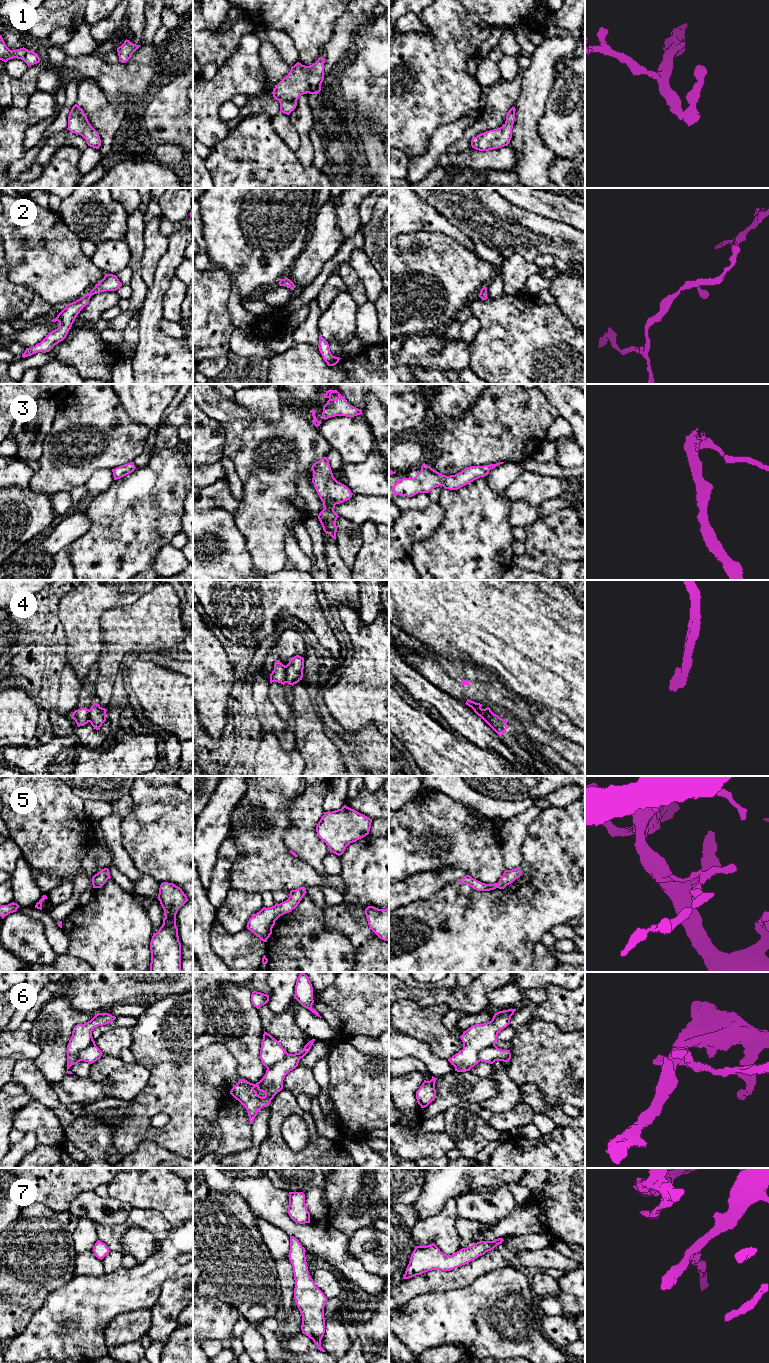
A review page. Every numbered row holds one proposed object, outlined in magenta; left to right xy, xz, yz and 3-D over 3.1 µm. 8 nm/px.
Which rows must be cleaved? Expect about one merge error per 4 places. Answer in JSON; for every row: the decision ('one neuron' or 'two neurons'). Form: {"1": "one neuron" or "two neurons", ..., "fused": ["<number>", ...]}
{"1": "one neuron", "2": "one neuron", "3": "one neuron", "4": "two neurons", "5": "one neuron", "6": "two neurons", "7": "one neuron", "fused": ["4", "6"]}

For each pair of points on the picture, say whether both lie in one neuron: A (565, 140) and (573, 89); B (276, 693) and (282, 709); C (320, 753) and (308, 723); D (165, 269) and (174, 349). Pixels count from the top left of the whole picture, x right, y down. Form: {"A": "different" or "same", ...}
{"A": "same", "B": "same", "C": "same", "D": "same"}

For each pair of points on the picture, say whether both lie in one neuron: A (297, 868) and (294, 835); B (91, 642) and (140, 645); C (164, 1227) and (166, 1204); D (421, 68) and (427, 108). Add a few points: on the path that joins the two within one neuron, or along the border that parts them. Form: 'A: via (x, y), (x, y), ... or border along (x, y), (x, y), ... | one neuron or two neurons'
A: border along (297, 857), (308, 863), (316, 871) | two neurons
B: border along (101, 638), (102, 642) | two neurons
C: border along (143, 1208), (158, 1210), (172, 1227) | two neurons
D: via (421, 78), (421, 98) | one neuron

